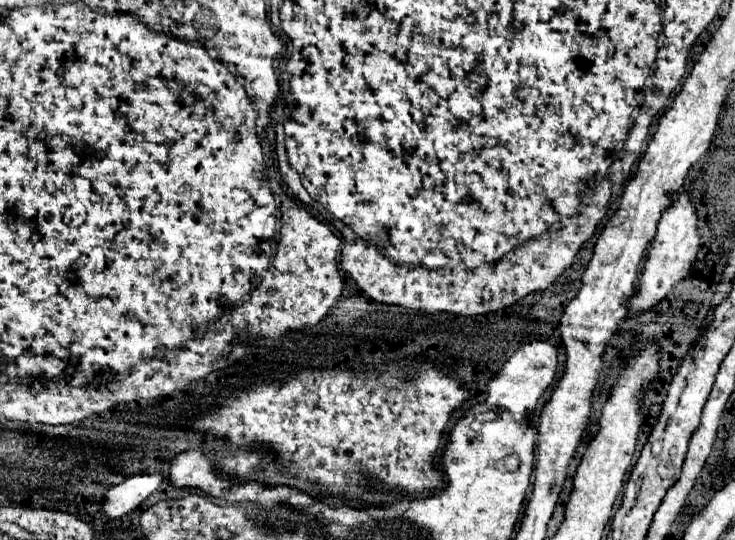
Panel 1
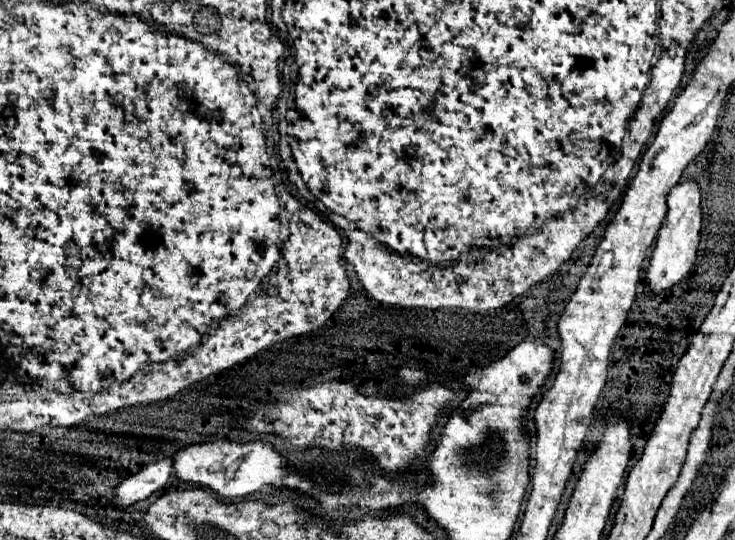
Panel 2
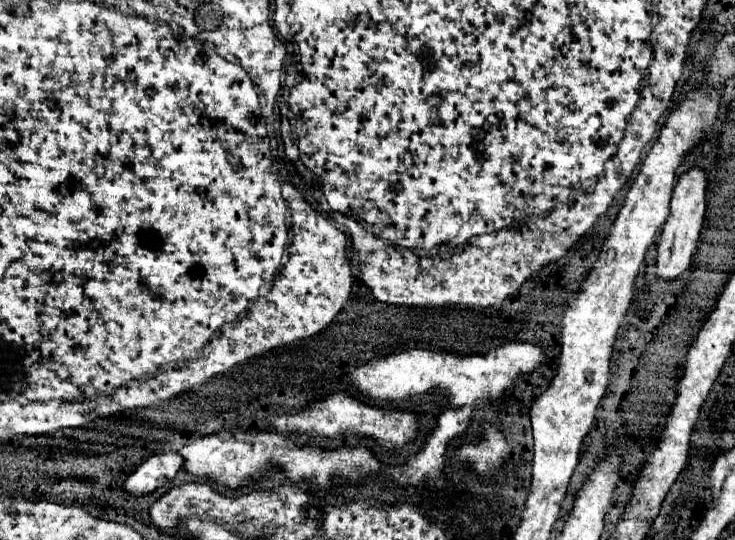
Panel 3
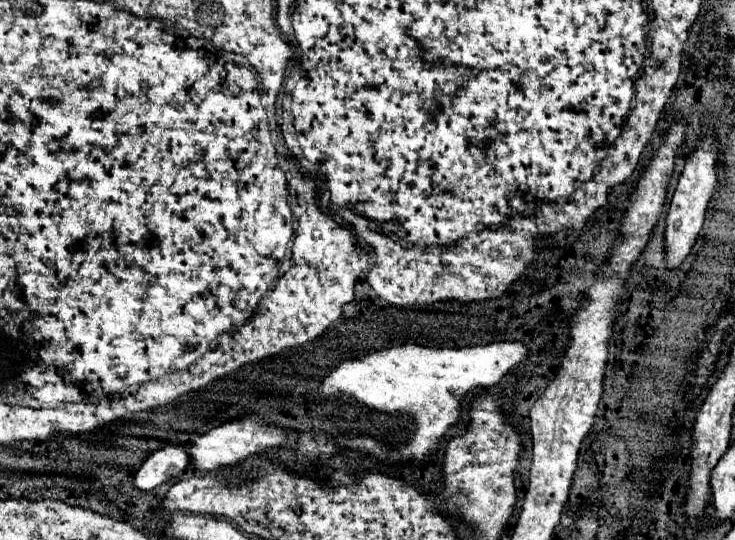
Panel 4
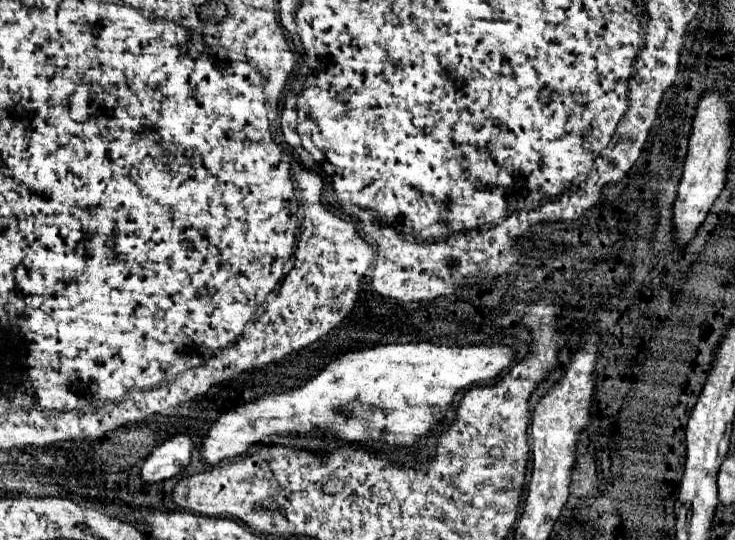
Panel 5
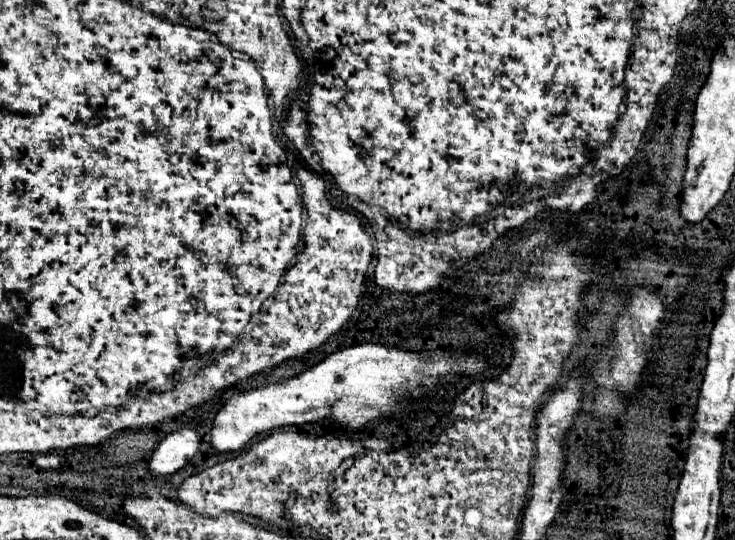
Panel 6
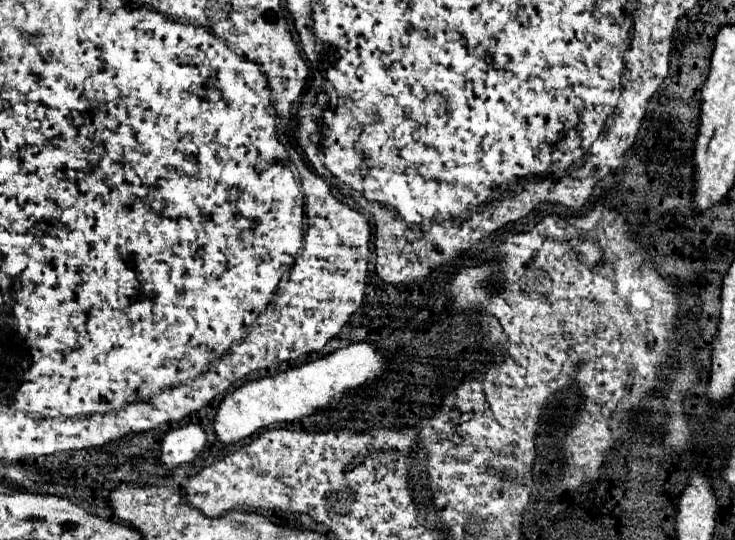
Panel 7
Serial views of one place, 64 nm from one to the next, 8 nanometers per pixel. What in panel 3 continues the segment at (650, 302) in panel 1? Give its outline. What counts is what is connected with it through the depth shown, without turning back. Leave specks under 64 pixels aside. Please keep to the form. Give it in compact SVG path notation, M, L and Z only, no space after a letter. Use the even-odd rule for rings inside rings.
M700 166L690 168L684 176L680 176L678 184L672 192L670 202L670 216L664 222L662 236L658 242L658 258L656 258L656 274L664 280L672 280L680 276L692 262L706 214L706 190L708 190L708 174Z

